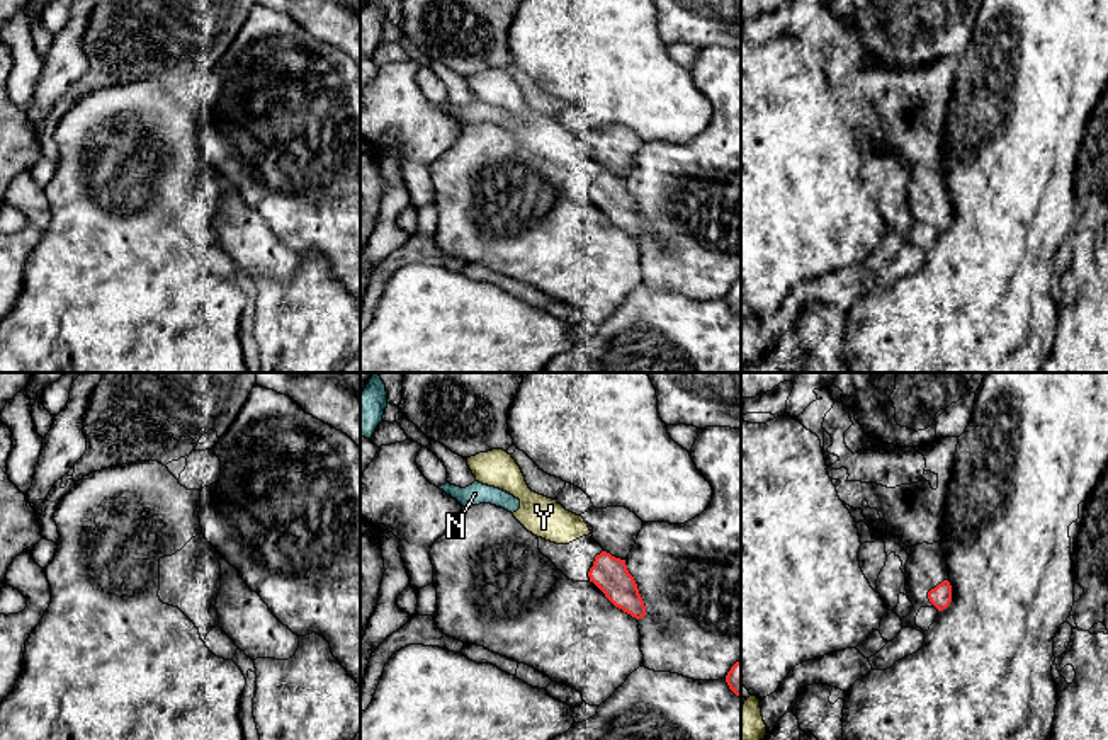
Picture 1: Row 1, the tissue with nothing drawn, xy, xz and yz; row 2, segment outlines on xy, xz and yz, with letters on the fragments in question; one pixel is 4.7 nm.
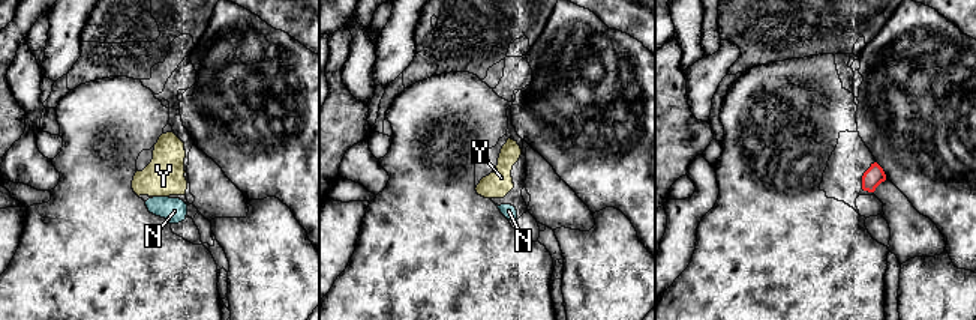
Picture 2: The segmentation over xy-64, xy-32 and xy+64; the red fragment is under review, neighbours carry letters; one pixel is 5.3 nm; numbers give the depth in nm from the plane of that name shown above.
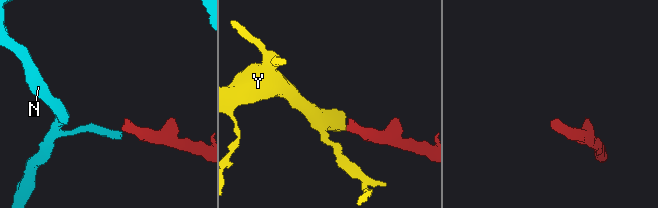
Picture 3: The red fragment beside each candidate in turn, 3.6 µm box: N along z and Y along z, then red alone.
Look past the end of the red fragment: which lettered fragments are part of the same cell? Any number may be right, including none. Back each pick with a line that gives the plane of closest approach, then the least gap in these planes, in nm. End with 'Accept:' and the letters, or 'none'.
Y: view xz; gap 110 nm
Accept: Y

